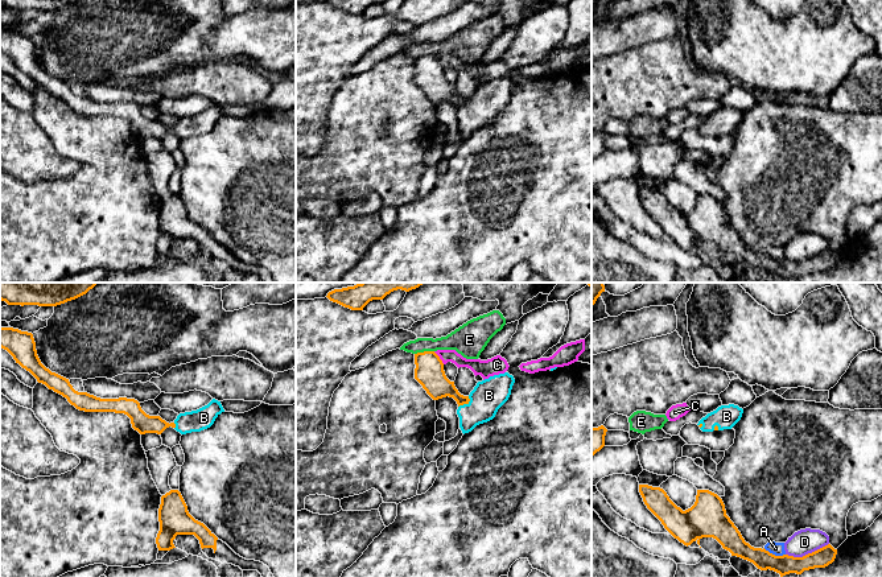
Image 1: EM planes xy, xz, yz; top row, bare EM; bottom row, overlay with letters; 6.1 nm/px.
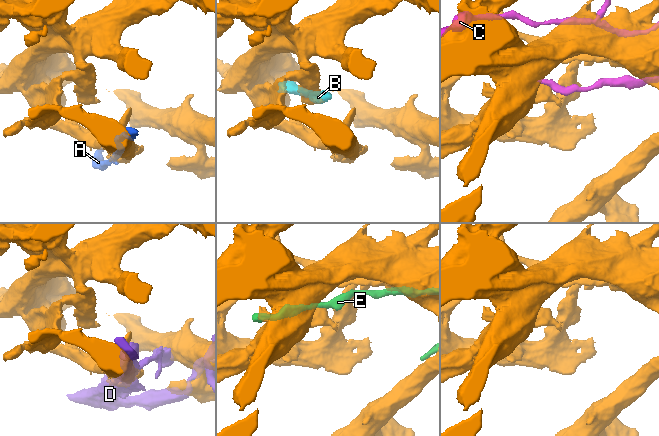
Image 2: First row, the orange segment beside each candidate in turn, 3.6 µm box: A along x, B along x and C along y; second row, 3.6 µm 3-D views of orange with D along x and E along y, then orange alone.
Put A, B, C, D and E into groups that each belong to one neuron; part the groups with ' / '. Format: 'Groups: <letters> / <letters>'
Groups: A / B / C / D / E

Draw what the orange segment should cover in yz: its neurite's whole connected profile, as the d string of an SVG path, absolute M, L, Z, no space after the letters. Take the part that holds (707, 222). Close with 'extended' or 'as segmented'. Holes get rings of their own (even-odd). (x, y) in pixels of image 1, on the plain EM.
M639 189L639 197L647 213L684 250L688 251L693 246L700 250L702 242L713 242L731 260L750 265L761 275L774 275L780 281L825 272L834 265L837 259L837 254L831 248L803 261L775 260L764 252L751 251L726 219L722 203L709 194L697 194L695 209L685 215L677 211L660 191Z; as segmented

